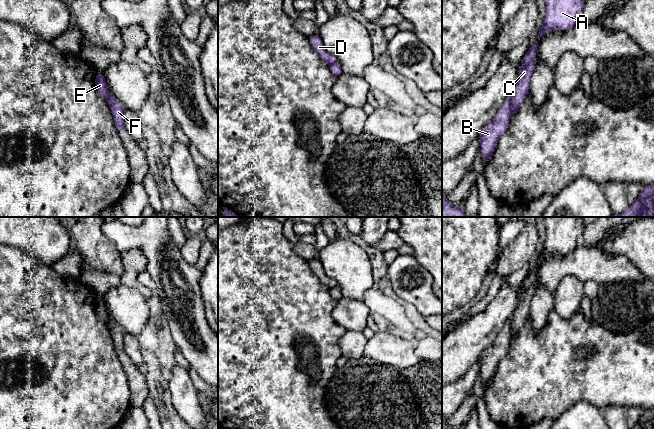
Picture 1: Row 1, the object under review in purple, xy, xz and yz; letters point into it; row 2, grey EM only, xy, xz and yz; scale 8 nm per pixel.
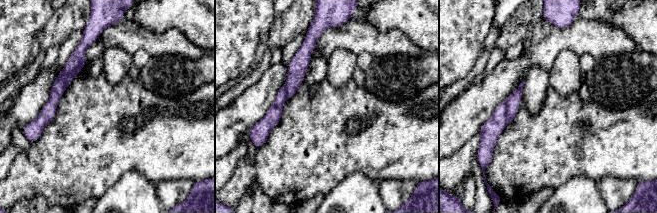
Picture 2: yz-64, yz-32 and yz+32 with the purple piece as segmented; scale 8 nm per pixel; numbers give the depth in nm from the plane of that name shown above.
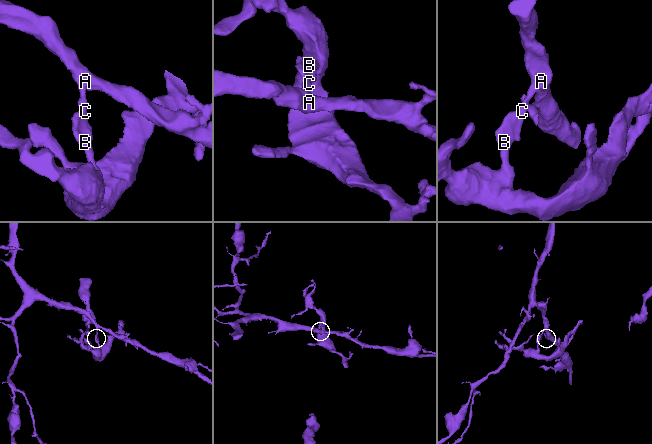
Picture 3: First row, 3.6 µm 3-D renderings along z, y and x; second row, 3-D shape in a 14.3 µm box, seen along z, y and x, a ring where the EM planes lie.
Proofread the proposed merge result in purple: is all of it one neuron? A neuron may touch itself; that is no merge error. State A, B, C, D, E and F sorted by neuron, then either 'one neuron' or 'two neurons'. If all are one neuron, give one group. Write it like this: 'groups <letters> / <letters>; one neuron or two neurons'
groups A C F / B D E; two neurons

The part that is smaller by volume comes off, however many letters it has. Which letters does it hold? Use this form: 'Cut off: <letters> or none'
Cut off: B, D, E

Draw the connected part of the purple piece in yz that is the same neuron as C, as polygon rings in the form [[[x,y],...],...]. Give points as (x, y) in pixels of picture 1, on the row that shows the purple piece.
[[[536,41],[524,55],[519,68],[519,79],[514,88],[511,100],[511,113],[516,114],[526,95],[528,94],[532,73],[536,67],[536,54],[538,42]]]

